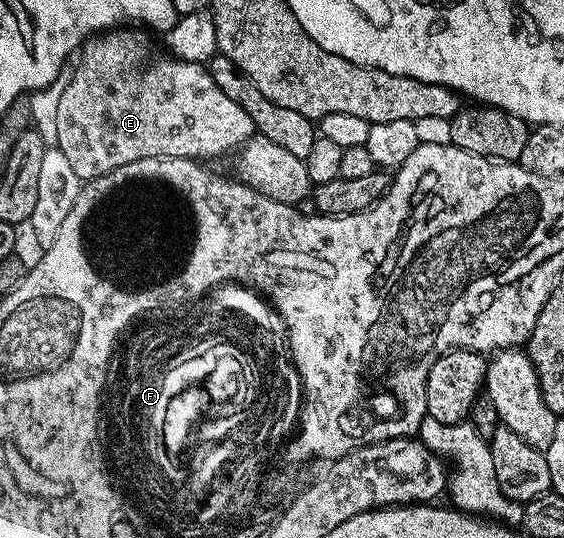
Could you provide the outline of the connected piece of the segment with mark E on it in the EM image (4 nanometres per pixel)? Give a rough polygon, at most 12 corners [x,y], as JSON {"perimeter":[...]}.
{"perimeter":[[85,40],[55,146],[82,181],[255,134],[206,64]]}

